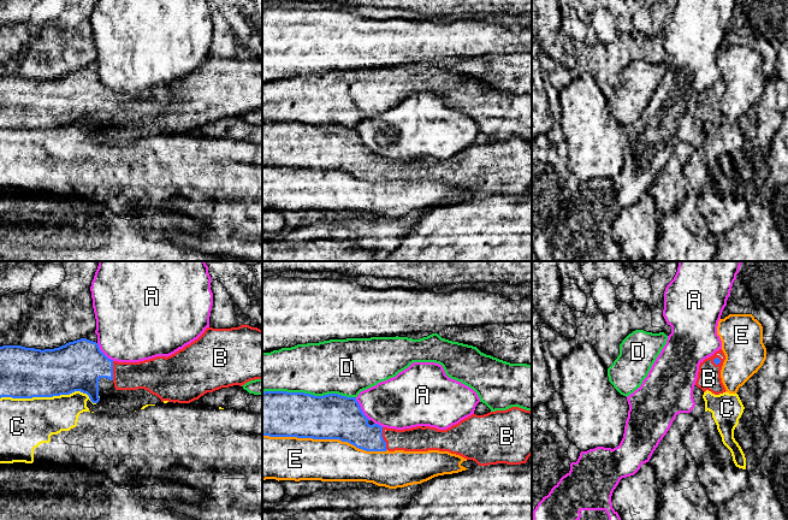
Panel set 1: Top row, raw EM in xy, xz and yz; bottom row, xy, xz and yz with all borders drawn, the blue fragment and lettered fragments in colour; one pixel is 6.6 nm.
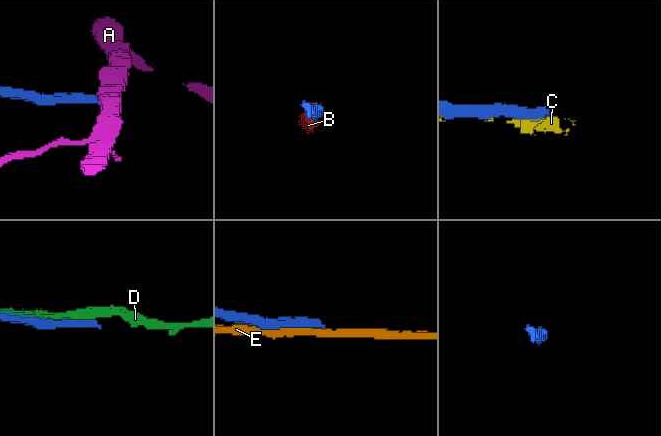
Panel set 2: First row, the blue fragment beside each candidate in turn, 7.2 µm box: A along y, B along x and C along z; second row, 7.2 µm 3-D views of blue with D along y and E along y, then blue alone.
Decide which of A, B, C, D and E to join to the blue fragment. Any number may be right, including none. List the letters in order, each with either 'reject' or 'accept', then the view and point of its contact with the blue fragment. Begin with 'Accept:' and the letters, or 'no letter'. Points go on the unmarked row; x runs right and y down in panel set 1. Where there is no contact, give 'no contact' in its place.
Accept: B
A: reject | xz (360, 139)
B: accept | xz (383, 169)
C: reject | xy (48, 126)
D: reject | xz (309, 124)
E: reject | xz (325, 169)

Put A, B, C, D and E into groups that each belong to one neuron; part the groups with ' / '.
A / B / C / D / E

